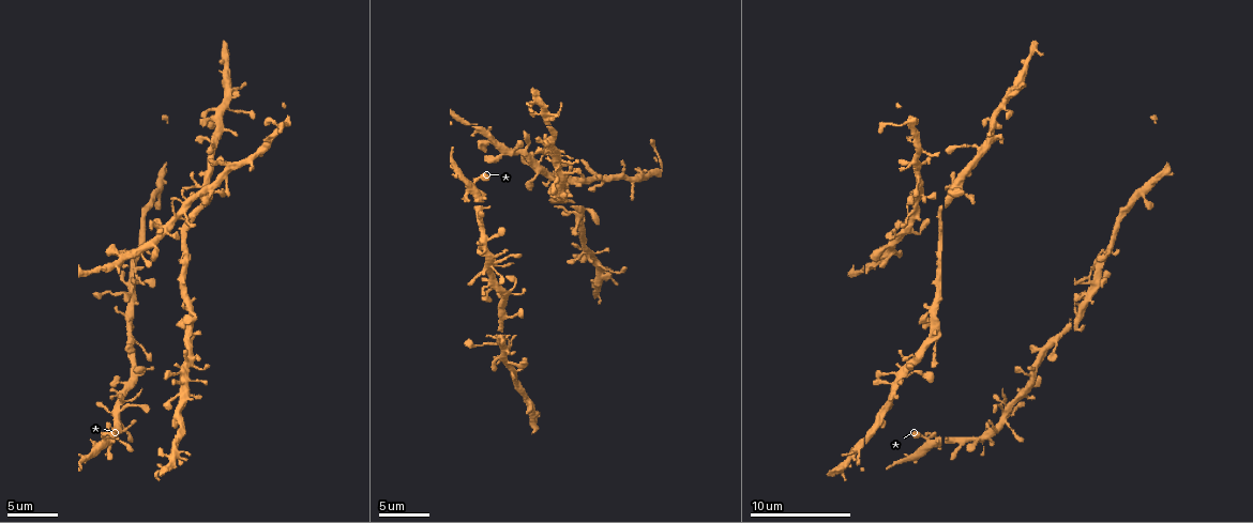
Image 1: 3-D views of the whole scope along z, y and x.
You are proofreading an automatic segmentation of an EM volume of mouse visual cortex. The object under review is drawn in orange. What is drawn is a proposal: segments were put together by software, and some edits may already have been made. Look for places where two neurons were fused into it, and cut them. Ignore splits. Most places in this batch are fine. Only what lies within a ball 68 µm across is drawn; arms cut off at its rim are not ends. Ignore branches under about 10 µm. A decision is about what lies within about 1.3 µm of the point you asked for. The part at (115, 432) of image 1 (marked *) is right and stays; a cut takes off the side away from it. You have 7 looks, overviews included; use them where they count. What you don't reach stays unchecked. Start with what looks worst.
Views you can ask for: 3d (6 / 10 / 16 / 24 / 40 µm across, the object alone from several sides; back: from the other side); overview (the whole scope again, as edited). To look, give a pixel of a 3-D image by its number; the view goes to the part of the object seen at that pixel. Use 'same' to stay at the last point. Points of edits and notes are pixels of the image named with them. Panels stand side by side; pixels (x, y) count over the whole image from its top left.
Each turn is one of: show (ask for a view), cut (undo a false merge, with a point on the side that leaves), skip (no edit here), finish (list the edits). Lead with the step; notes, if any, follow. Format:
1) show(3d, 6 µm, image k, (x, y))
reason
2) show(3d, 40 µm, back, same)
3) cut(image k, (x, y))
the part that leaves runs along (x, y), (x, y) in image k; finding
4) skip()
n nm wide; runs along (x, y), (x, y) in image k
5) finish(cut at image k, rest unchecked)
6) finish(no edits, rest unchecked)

show(3d, 16 µm, image 1, (183, 399))

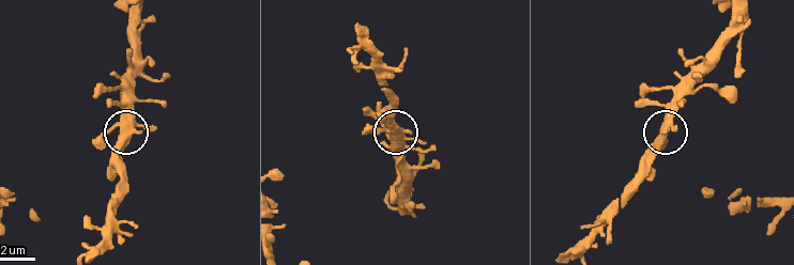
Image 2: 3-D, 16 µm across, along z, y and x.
show(3d, 16 µm, back, image 2, (665, 137))

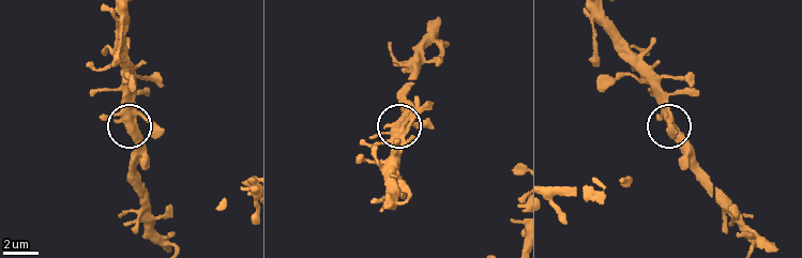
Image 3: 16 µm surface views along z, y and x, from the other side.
skip()
390 nm wide; all the same neuron

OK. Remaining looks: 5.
show(3d, 16 µm, image 1, (199, 208))

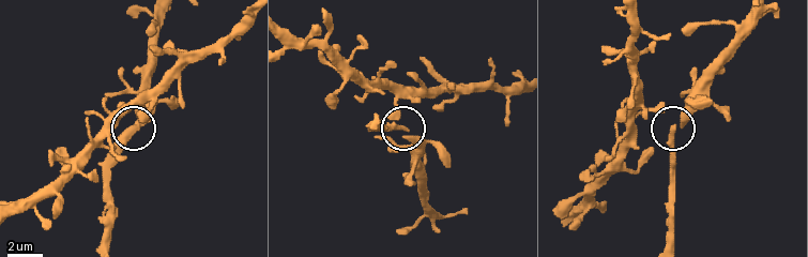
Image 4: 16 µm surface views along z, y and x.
skip()
continuous, no second neuron

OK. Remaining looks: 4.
show(3d, 10 µm, image 1, (1068, 319))
side arm on a straight run

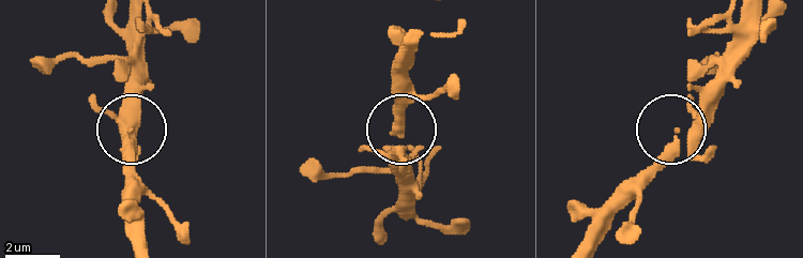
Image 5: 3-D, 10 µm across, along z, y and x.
show(3d, 6 µm, image 5, (132, 131))
zoom in

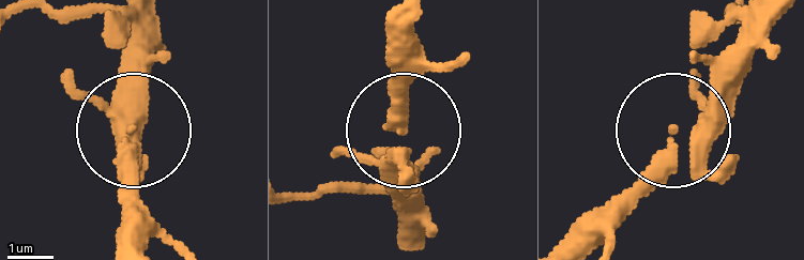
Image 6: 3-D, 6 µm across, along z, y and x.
skip()
runs along (580, 239), (669, 135), (749, 70) in image 6; continuous, no second neuron

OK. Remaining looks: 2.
finish(no edits, rest unchecked)

